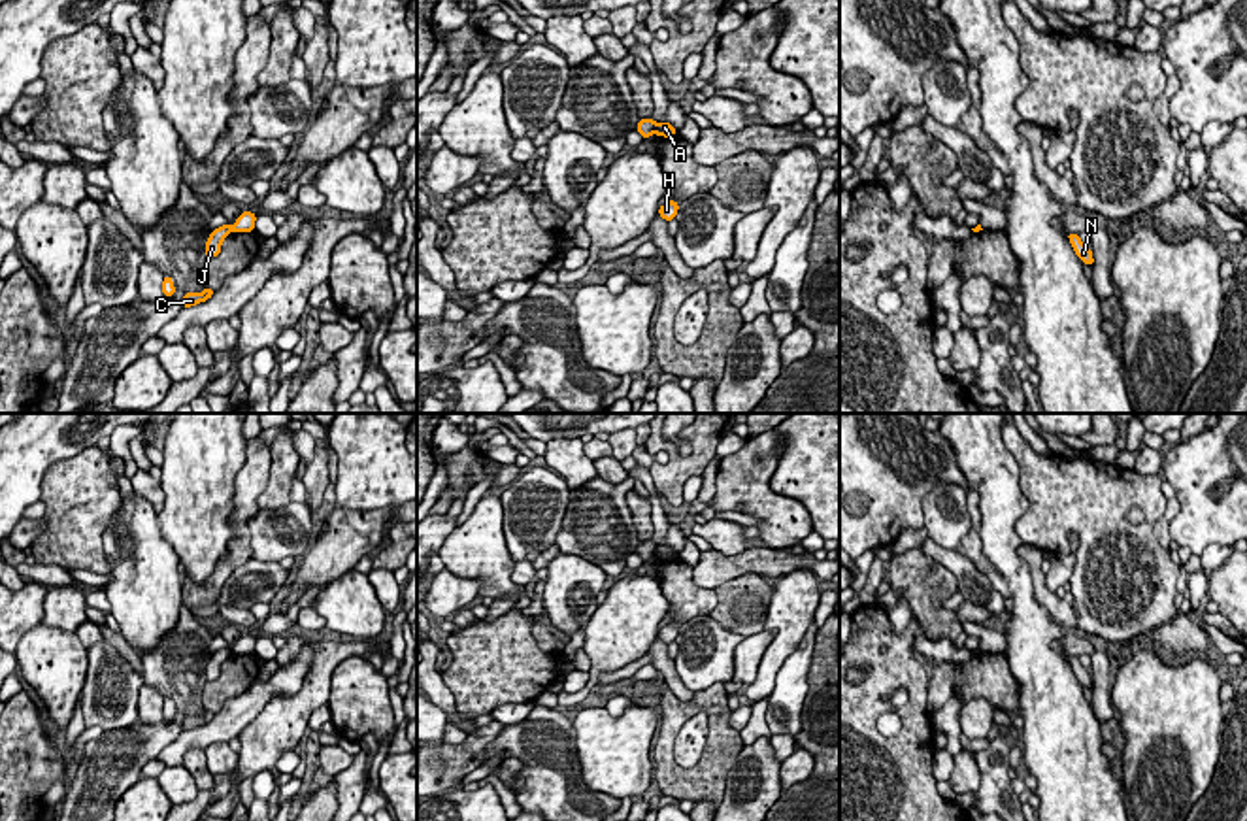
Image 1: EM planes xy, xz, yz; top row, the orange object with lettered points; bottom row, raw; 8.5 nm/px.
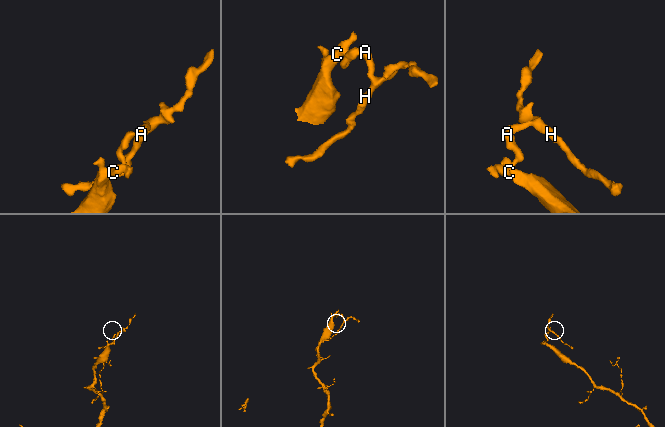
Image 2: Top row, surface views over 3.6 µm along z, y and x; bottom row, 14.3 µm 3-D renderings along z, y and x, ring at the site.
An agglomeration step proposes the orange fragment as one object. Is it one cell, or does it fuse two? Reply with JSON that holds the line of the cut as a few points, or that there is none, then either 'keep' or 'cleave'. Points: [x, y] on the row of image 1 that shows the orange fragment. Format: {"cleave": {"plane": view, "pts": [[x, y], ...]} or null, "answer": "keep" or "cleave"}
{"cleave": {"plane": "xz", "pts": [[653, 123], [655, 131]]}, "answer": "cleave"}

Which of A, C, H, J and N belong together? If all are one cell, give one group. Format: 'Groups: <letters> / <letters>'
Groups: A H N / C J

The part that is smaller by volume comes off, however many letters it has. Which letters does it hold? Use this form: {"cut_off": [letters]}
{"cut_off": ["A", "H", "N"]}

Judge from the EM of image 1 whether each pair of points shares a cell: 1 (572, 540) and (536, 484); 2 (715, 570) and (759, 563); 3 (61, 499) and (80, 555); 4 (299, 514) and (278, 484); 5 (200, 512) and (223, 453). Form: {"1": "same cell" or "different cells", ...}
{"1": "different cells", "2": "same cell", "3": "same cell", "4": "different cells", "5": "same cell"}

